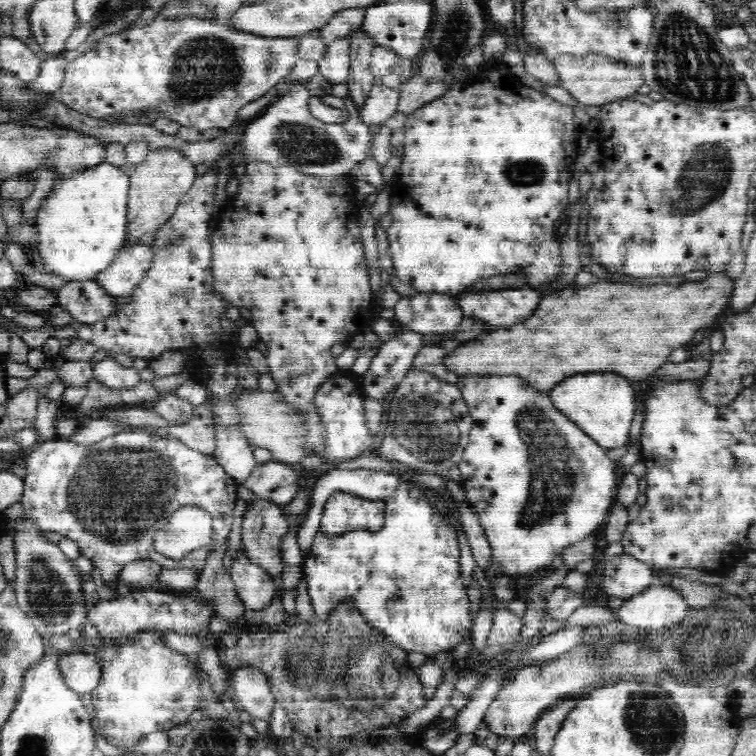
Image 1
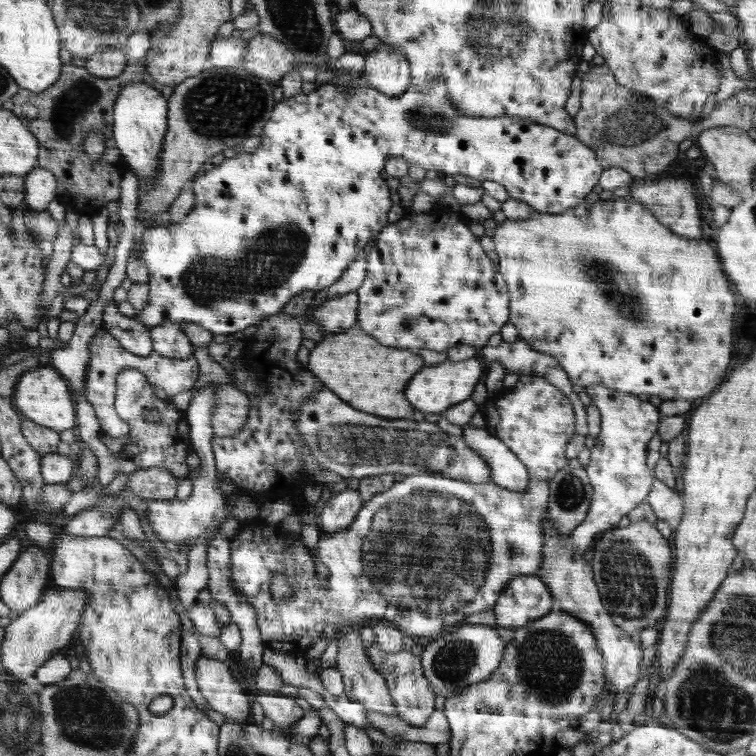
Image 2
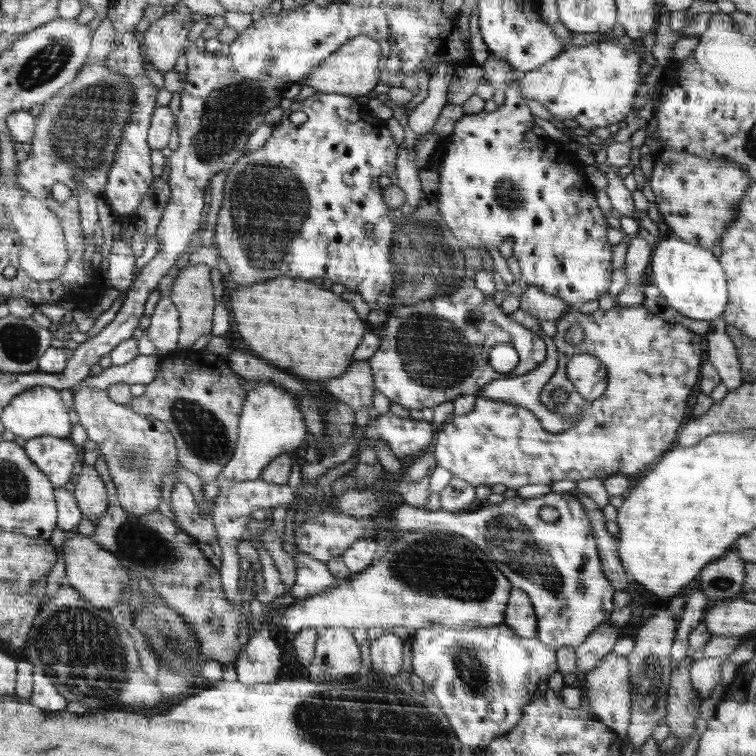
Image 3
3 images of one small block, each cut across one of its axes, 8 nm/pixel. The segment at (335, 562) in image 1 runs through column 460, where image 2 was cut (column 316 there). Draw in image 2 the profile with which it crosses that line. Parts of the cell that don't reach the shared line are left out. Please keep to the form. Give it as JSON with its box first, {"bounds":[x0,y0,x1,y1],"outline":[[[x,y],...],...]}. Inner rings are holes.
{"bounds":[229,374,576,655],"outline":[[[536,374],[520,376],[514,388],[504,389],[500,394],[487,399],[485,404],[480,410],[480,414],[486,418],[484,429],[501,438],[528,467],[529,485],[526,490],[508,490],[494,482],[474,484],[436,473],[411,475],[395,482],[386,492],[364,502],[353,524],[346,530],[332,534],[329,531],[321,531],[315,552],[310,552],[302,539],[292,542],[277,533],[272,544],[272,528],[262,528],[262,536],[258,536],[256,548],[256,538],[250,538],[249,521],[248,525],[243,522],[242,530],[229,544],[231,583],[256,609],[257,623],[265,648],[274,648],[292,655],[298,654],[299,651],[306,652],[320,639],[326,624],[333,625],[342,633],[347,629],[358,629],[382,621],[390,622],[394,626],[410,624],[410,634],[426,637],[426,634],[442,630],[446,626],[444,620],[450,626],[474,612],[492,609],[507,582],[520,577],[520,574],[532,575],[532,572],[540,568],[540,564],[544,562],[542,524],[548,514],[548,483],[558,470],[568,464],[564,450],[576,430],[573,404],[560,387]],[[314,557],[318,557],[330,571],[329,584],[324,586],[326,590],[320,588],[317,581]],[[278,572],[286,574],[294,584],[293,596],[284,602],[276,602],[272,595],[272,580]]]}

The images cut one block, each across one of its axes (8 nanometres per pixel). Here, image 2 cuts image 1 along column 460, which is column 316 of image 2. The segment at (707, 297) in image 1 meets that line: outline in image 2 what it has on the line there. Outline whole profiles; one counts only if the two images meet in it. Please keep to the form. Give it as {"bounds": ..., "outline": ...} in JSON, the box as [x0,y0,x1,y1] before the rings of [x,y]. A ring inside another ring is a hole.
{"bounds":[307,327,425,419],"outline":[[[357,327],[348,328],[348,330],[338,332],[338,334],[326,335],[324,340],[310,351],[309,361],[307,362],[309,371],[318,379],[321,379],[323,386],[333,390],[334,394],[342,394],[342,398],[346,398],[346,402],[354,402],[354,406],[358,406],[358,410],[366,410],[368,414],[389,419],[412,418],[414,408],[404,398],[404,388],[406,388],[404,384],[408,384],[408,380],[422,366],[425,366],[424,359],[421,355],[416,354],[416,351],[382,346],[372,335],[362,332]]]}

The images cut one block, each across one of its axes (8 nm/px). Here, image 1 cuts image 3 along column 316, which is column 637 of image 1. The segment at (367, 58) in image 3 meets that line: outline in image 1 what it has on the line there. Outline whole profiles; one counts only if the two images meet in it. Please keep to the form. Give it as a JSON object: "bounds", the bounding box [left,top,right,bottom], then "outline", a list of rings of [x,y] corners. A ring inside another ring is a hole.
{"bounds":[553,54,643,106],"outline":[[[560,54],[553,60],[555,68],[555,76],[559,82],[562,82],[562,88],[568,90],[570,94],[579,102],[580,106],[599,106],[608,104],[609,102],[617,101],[634,95],[638,88],[643,85],[642,73],[639,72],[640,68],[627,68],[621,62],[614,62],[604,56],[594,54],[586,55],[572,55]]]}

